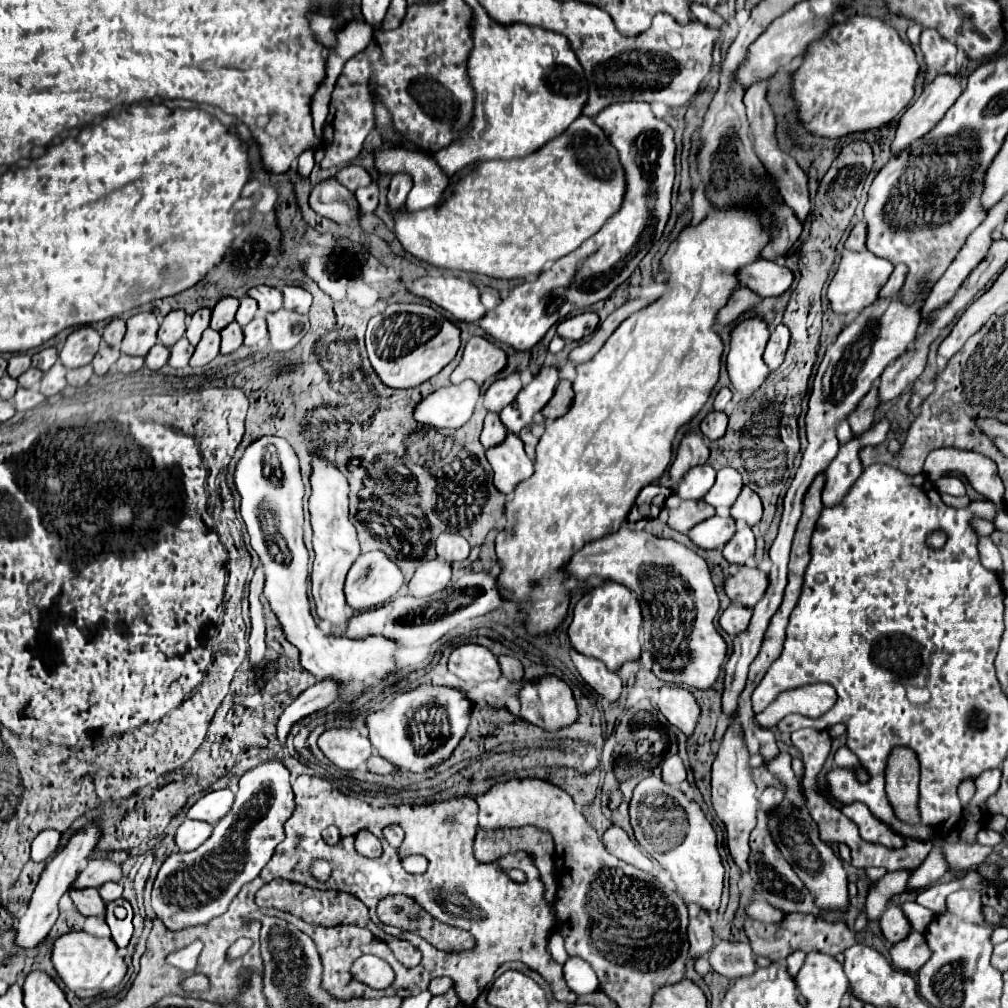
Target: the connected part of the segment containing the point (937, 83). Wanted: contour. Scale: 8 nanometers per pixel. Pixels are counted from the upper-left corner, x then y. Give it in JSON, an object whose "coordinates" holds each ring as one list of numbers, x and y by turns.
{"coordinates":[[937,75,925,85,919,99,905,109,897,123,895,139,891,141,891,157,901,155,911,147,913,141,927,135,949,111,949,107,961,95,961,77]]}

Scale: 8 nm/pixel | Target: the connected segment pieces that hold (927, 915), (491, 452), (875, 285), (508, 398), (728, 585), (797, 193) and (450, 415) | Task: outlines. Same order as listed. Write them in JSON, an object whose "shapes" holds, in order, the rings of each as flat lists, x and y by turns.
{"shapes":[[[905,902,900,907,908,918,912,930,924,933,934,914,916,902]],[[507,433,505,441,487,449,487,461,493,467,493,483,501,493,511,493,519,481,533,475,533,461,523,451,523,441]],[[843,251,839,269,827,289,827,299,831,303,831,309,835,313,843,313,843,315,861,313,869,303,873,303,873,299,879,297,879,291,881,291,883,283,889,279,891,271,893,271,893,263,873,255,871,251,861,251,861,253]],[[519,371,511,373,503,379,497,379,485,393,485,409,499,413,503,407,513,403,513,399,521,391,521,387,523,385,521,385,521,379,519,379]],[[741,565,739,571,725,581,725,593,731,603,743,605,753,609,757,601,765,595,767,589,767,575,759,569,751,569]],[[765,81,749,87,749,91,745,91,745,99,743,99,745,107,747,107,747,119,749,119,749,127,751,127,751,135,753,135,753,145,755,145,755,153,761,159,761,163,765,165,767,171,771,171,771,175,777,179,777,187,779,193,783,197,783,201,795,211,795,215,803,221,809,213,809,193,807,193,807,175,801,171,801,167,795,163,795,159,787,153,783,153,779,149,777,143,777,135,775,135,775,119,773,119,773,111,769,107,769,103,765,101]],[[473,381,447,385,419,401,415,405,413,419,419,425,435,429,459,429,471,419,477,399,479,385]]]}

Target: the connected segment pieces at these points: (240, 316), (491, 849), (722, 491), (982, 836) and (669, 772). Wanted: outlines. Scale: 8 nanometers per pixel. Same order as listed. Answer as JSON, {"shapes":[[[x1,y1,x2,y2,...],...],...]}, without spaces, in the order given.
{"shapes":[[[245,297,245,299,241,299,241,305,239,305,237,315,235,315,235,321,237,321,241,327,245,327,245,325,253,319,255,311,257,311,257,301,251,299,251,297]],[[519,827,519,829,509,829,509,831,481,831,479,829,477,839,475,839,475,859,477,861,491,863,495,859,501,859,501,857,505,857,509,853,517,853,517,851,525,851,533,857,535,867,539,869,541,881,545,887,543,897,547,901,553,901,557,885,555,885,555,863,553,863,553,839,551,839,551,835,545,835,543,831,537,831,535,827]],[[723,467,717,471,715,485,705,493,703,501,713,505,719,513,725,513,735,503,741,487,743,487,743,479,741,479,739,471,735,471,731,467]],[[983,827,983,829,979,831,979,835,977,835,977,843,981,843,981,845,991,845,991,847,999,845,1001,839,1003,839,1003,835,997,833,997,831,993,831,993,829,989,829,989,827]],[[673,755,673,757,665,759,661,779,667,785,679,785,681,781,685,781,685,777,687,777,687,771,685,771,685,765,683,765,683,761,681,761,679,755]]]}

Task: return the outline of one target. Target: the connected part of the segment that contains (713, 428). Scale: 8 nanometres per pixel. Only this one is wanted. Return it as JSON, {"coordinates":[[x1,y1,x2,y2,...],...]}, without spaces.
{"coordinates":[[709,413,703,421,701,421,701,433,709,439,709,441,715,441,715,439,721,439,725,435,725,429,727,429,727,415,725,413]]}

